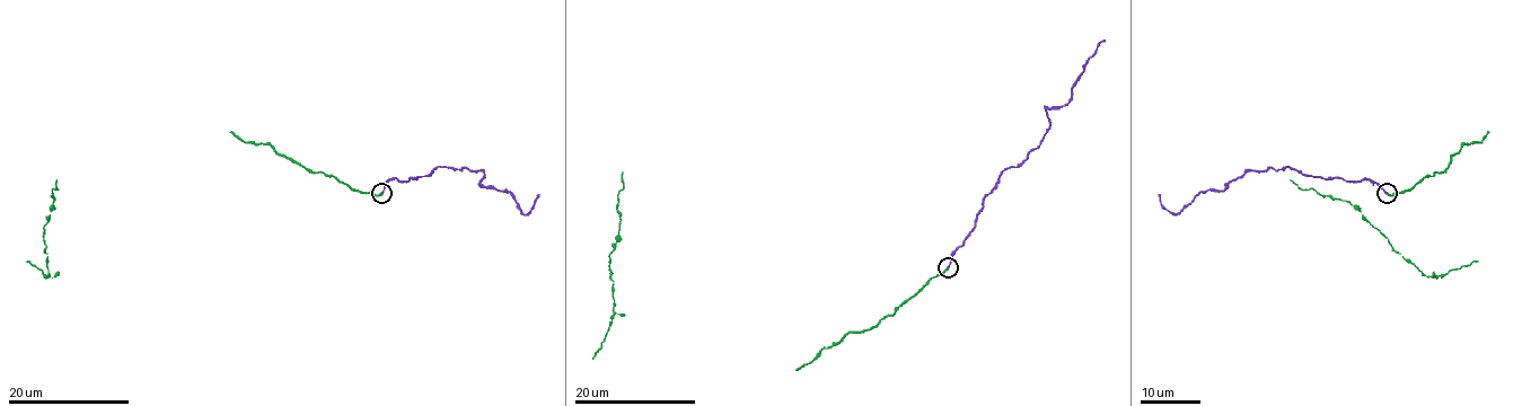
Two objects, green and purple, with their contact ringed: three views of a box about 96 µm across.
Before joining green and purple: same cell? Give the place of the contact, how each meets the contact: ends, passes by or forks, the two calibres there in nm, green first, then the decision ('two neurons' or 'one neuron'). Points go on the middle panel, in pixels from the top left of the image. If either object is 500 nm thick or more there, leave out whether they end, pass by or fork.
place (948, 267); green ends; purple ends; calibres 300 and 240 nm; one neuron

